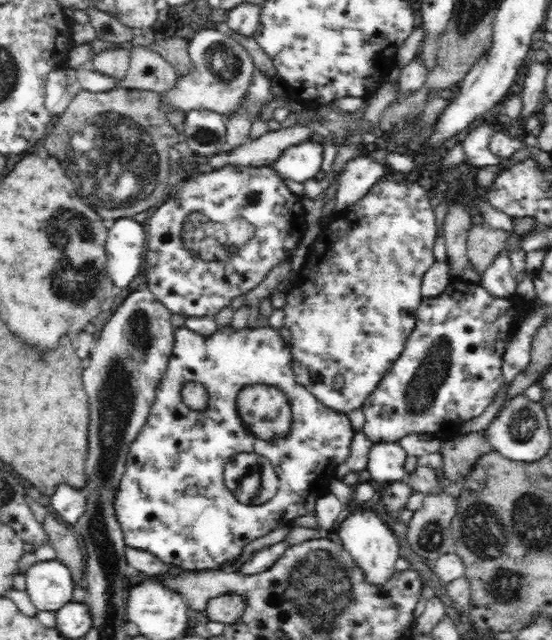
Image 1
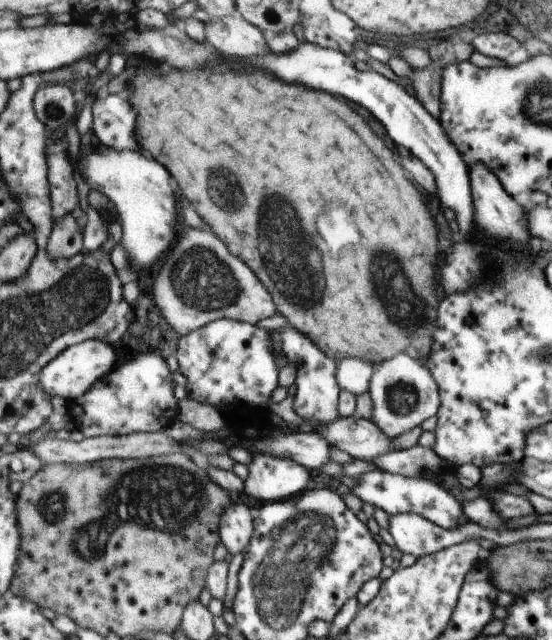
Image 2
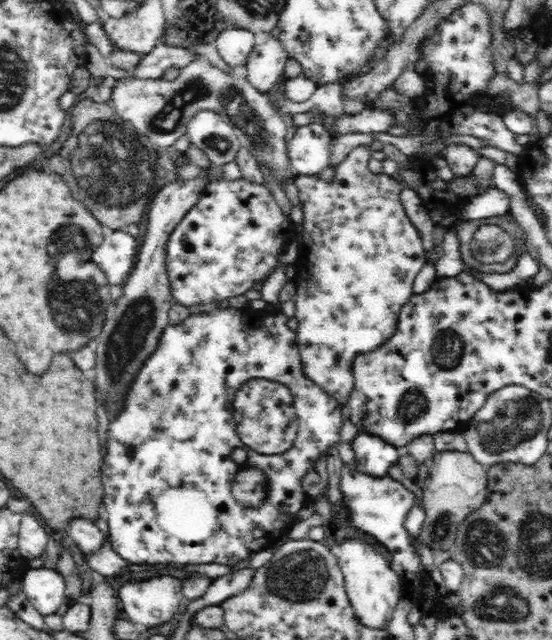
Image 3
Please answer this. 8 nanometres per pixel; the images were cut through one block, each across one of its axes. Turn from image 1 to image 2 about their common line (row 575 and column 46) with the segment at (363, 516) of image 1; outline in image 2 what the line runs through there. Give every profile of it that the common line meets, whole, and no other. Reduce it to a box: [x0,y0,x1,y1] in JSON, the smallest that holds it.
[41,339,117,401]

